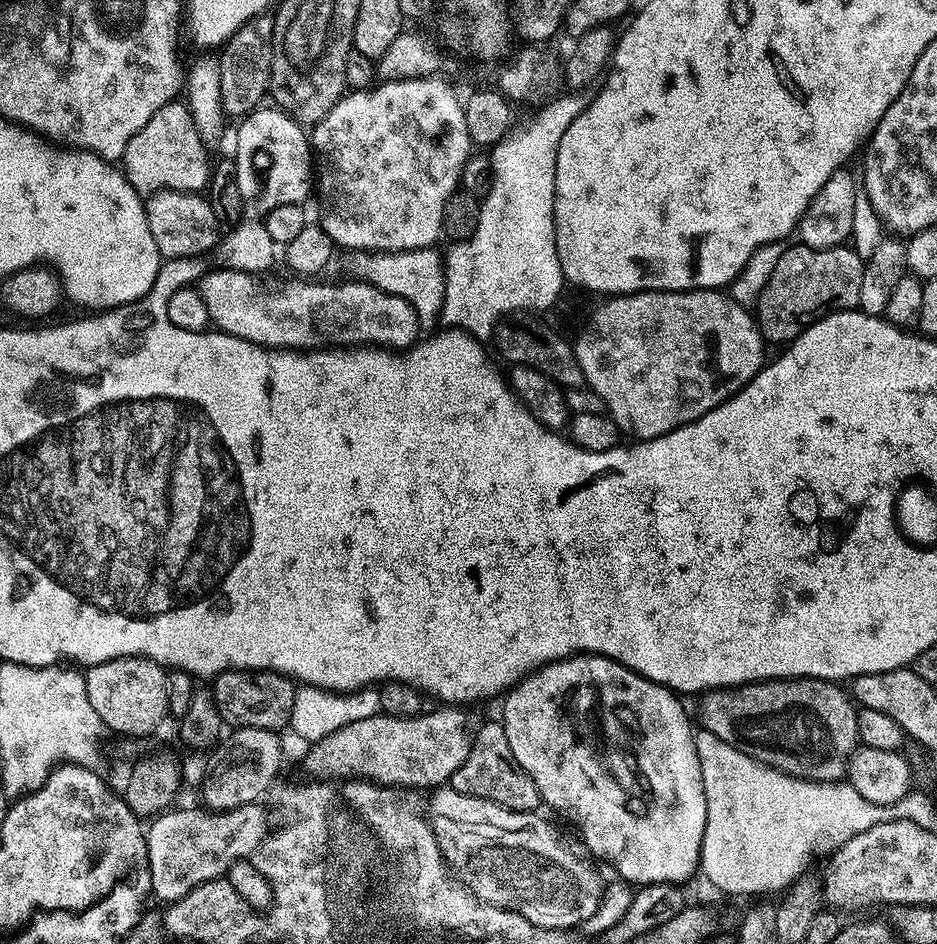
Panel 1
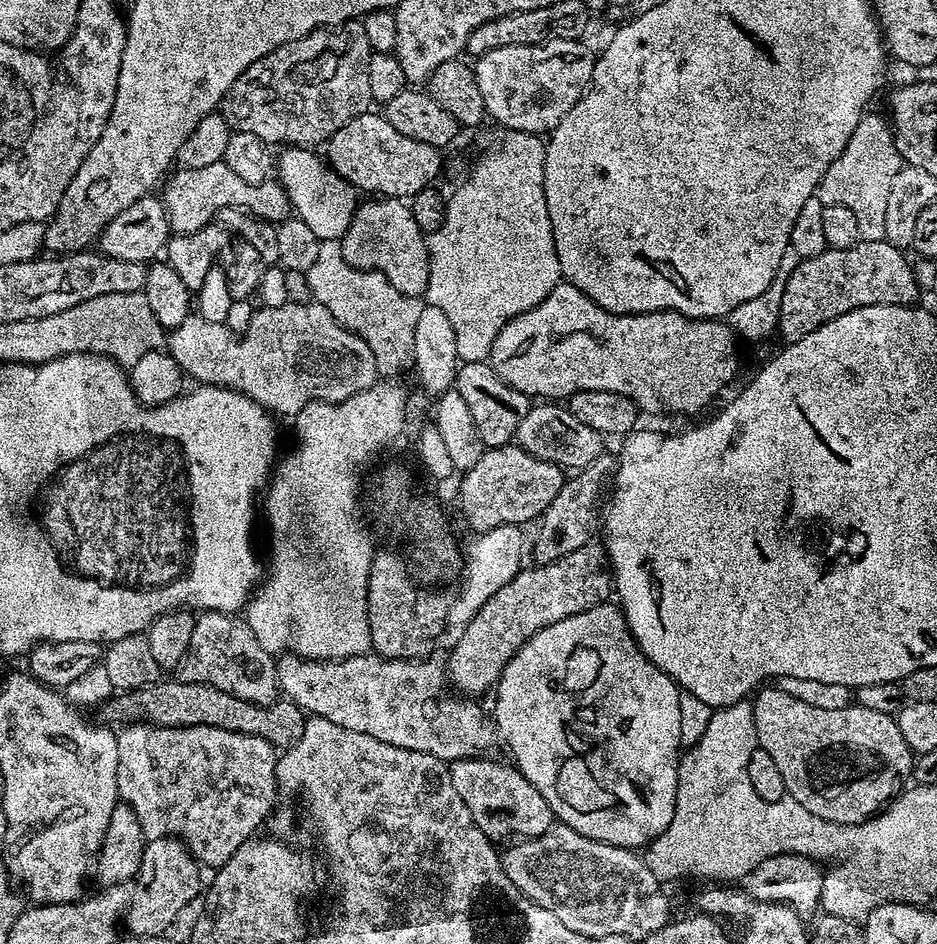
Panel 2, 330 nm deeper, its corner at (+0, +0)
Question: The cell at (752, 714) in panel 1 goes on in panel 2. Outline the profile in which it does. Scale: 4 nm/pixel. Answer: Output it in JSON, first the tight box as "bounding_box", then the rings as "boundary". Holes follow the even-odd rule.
{"bounding_box":[751,686,909,824],"boundary":[[[779,686],[768,687],[761,687],[751,701],[754,740],[759,751],[761,748],[772,759],[788,791],[785,793],[791,799],[823,820],[835,824],[860,824],[875,816],[897,795],[901,785],[900,772],[896,767],[903,756],[909,755],[909,750],[895,719],[888,712],[878,714],[872,706],[821,710],[819,706],[810,706],[810,702],[802,702],[802,698],[794,698],[794,694],[786,694]]]}

